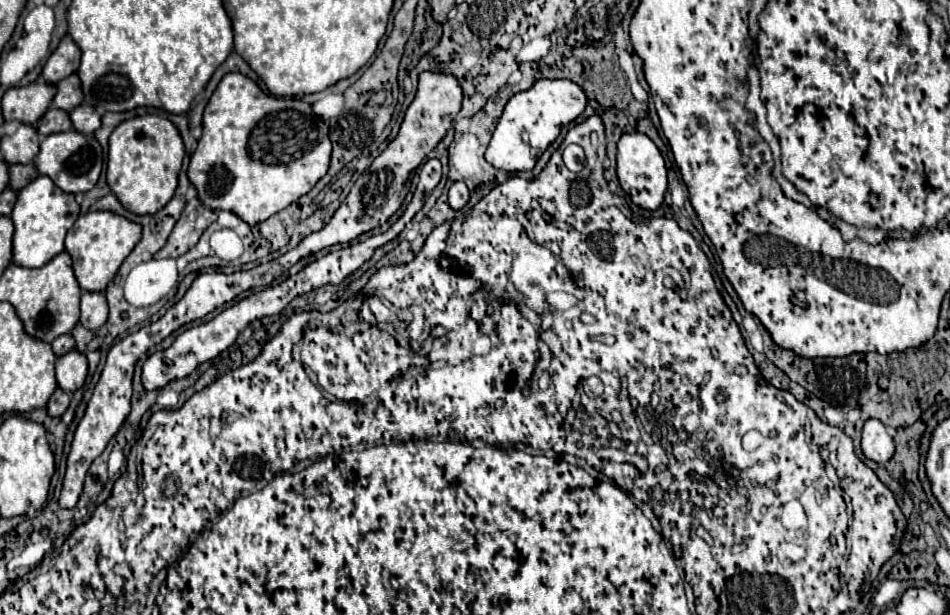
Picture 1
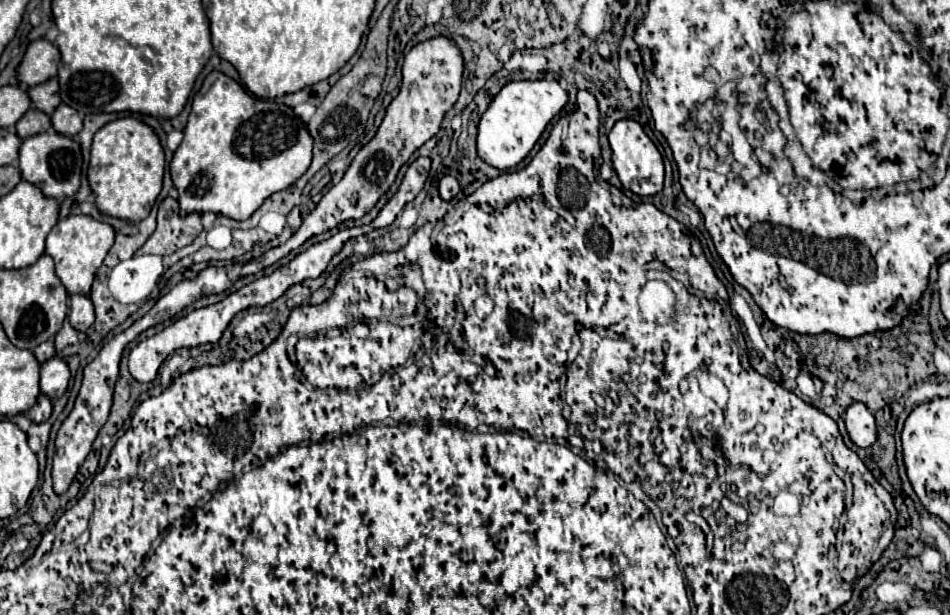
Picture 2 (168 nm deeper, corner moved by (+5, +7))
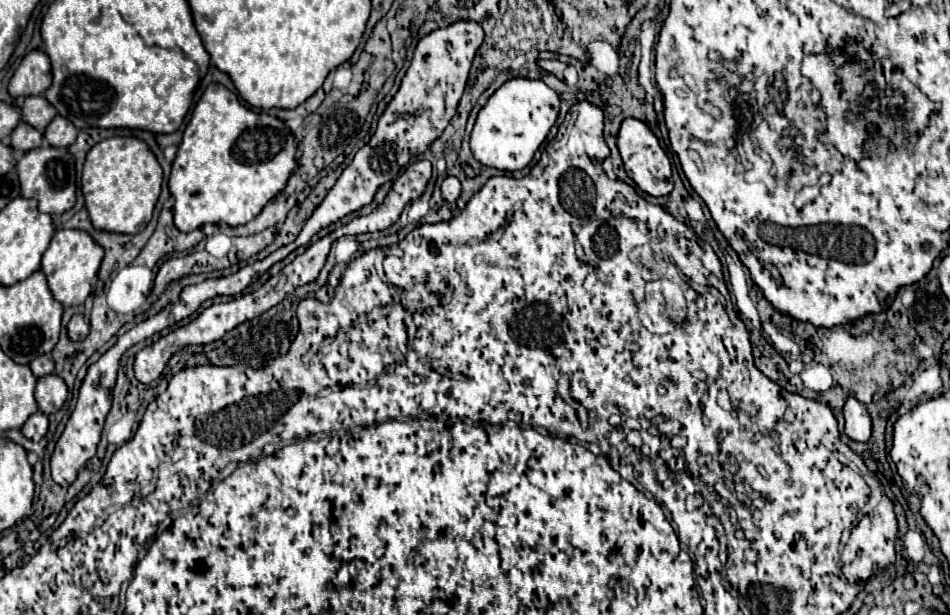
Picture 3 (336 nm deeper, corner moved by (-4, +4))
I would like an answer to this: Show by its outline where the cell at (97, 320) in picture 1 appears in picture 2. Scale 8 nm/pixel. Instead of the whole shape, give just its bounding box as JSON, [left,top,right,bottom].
[70,294,94,330]

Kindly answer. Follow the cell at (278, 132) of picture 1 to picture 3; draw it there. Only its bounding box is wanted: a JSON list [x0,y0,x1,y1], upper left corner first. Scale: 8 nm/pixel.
[169,83,297,233]

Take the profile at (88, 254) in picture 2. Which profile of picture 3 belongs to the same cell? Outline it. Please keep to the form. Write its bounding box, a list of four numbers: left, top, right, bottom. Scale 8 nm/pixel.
[39,229,103,307]

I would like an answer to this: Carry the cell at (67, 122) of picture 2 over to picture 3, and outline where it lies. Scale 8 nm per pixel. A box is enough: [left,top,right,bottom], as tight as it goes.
[43,117,77,147]

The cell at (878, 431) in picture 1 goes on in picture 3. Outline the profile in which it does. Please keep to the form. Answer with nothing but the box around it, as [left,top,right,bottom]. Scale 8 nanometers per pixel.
[843,397,871,441]

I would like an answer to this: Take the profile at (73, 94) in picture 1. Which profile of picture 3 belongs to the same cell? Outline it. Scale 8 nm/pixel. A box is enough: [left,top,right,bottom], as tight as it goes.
[21,97,55,131]

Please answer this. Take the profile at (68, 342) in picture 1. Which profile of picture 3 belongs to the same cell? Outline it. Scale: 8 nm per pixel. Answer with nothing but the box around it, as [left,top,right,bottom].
[29,355,55,377]

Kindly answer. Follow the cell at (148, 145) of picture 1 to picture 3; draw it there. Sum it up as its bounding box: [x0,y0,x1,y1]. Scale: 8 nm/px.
[81,137,163,235]

